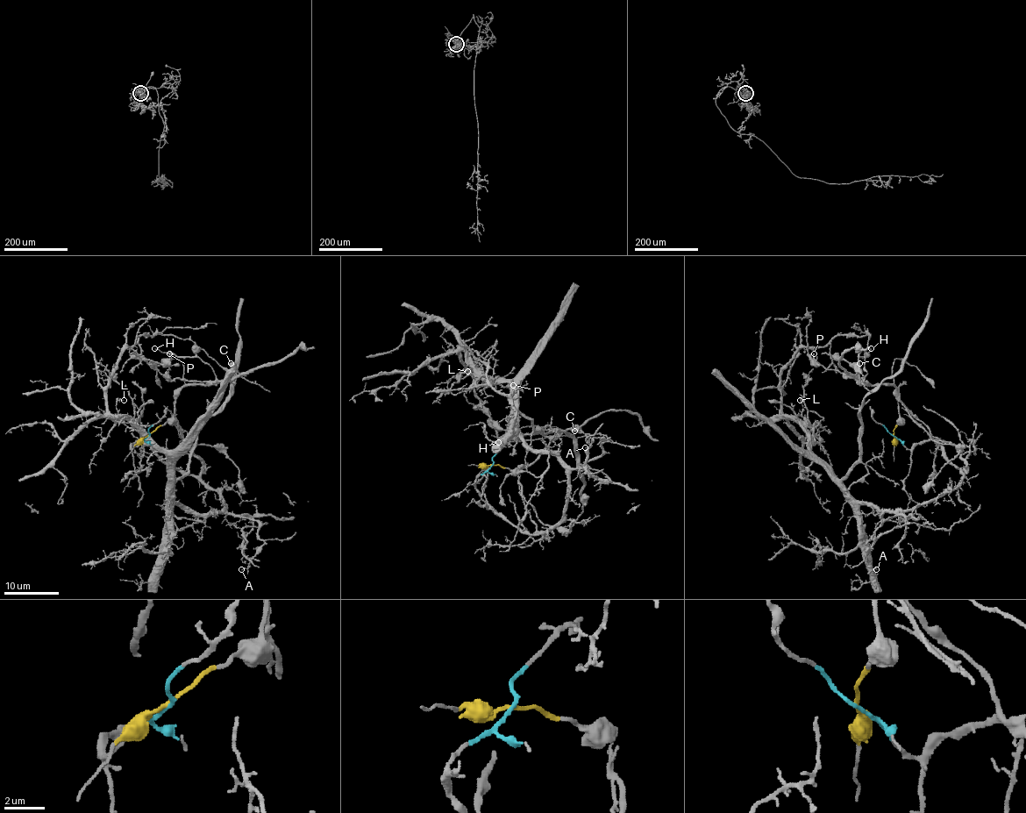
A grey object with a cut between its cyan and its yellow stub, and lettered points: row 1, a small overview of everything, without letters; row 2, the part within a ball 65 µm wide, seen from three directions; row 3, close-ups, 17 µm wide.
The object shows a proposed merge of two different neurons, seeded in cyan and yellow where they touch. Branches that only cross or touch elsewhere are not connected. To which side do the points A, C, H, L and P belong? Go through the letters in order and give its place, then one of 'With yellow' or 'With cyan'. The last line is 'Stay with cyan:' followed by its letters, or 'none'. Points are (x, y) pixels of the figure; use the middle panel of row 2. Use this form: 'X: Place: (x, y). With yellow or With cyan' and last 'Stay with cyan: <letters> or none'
A: Place: (585, 447). With cyan
C: Place: (574, 431). With yellow
H: Place: (498, 442). With yellow
L: Place: (467, 371). With cyan
P: Place: (513, 385). With yellow
Stay with cyan: A, L

